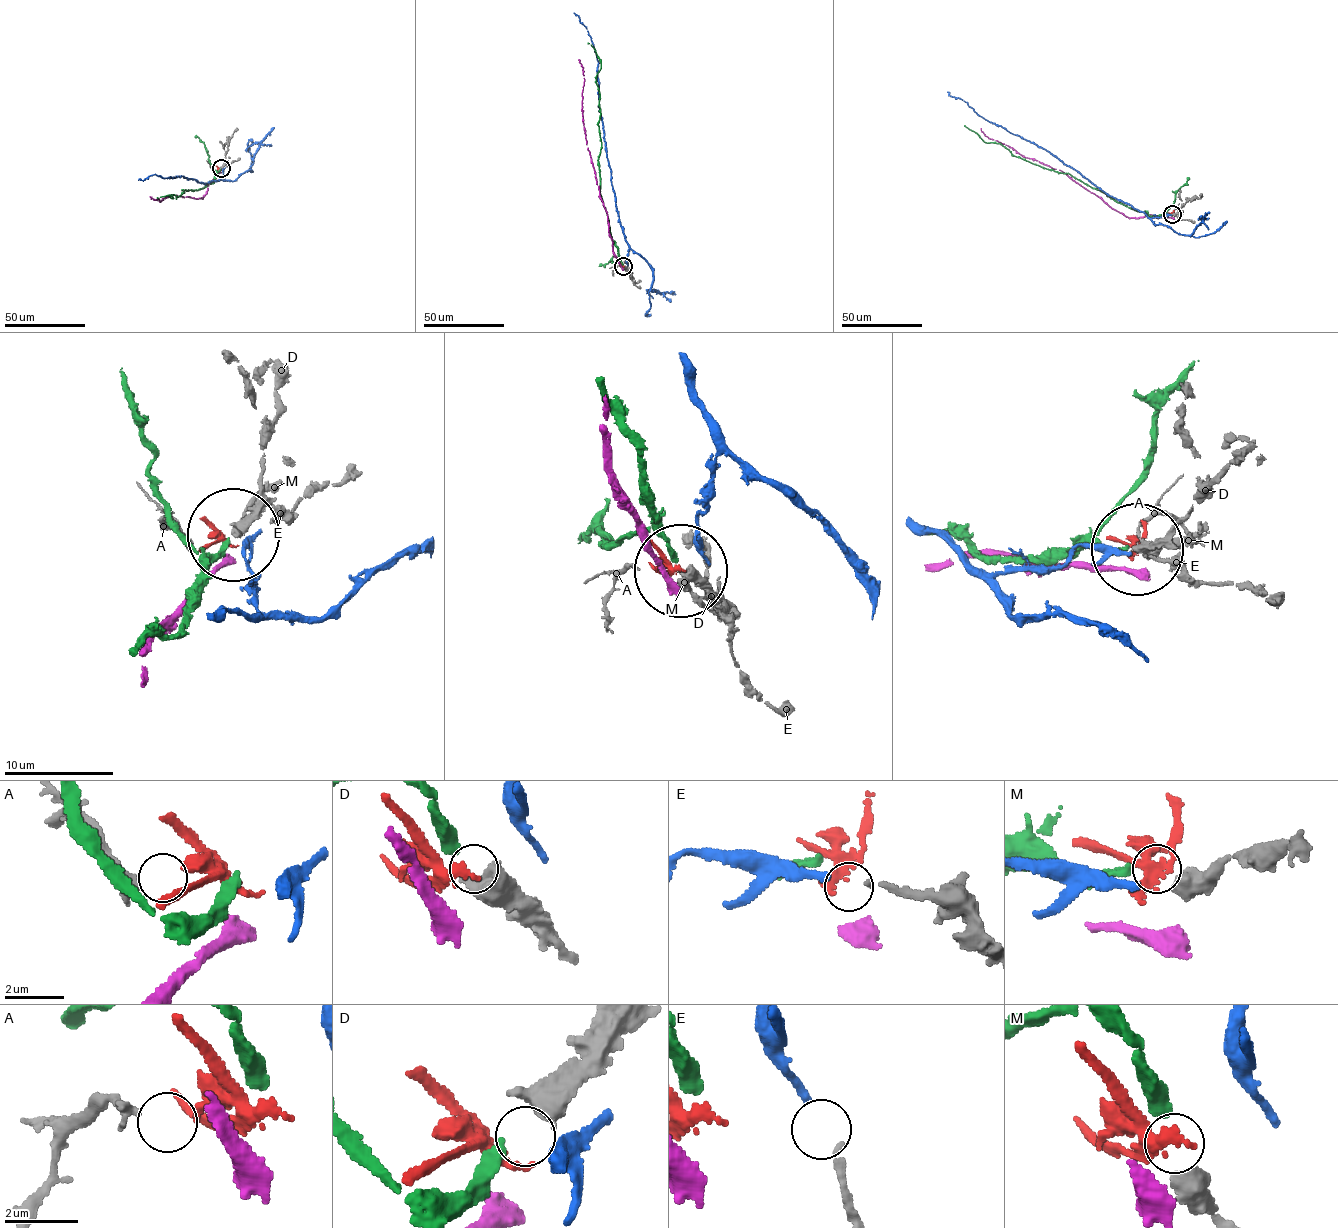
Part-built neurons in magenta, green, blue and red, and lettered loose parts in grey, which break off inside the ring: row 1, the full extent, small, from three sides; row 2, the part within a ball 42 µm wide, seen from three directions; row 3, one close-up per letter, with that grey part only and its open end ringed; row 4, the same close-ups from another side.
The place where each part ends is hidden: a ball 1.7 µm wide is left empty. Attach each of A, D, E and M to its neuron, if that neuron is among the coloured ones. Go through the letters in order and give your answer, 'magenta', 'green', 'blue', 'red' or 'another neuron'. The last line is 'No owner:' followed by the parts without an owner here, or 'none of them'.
A: another neuron
D: green
E: blue
M: red
No owner: A

